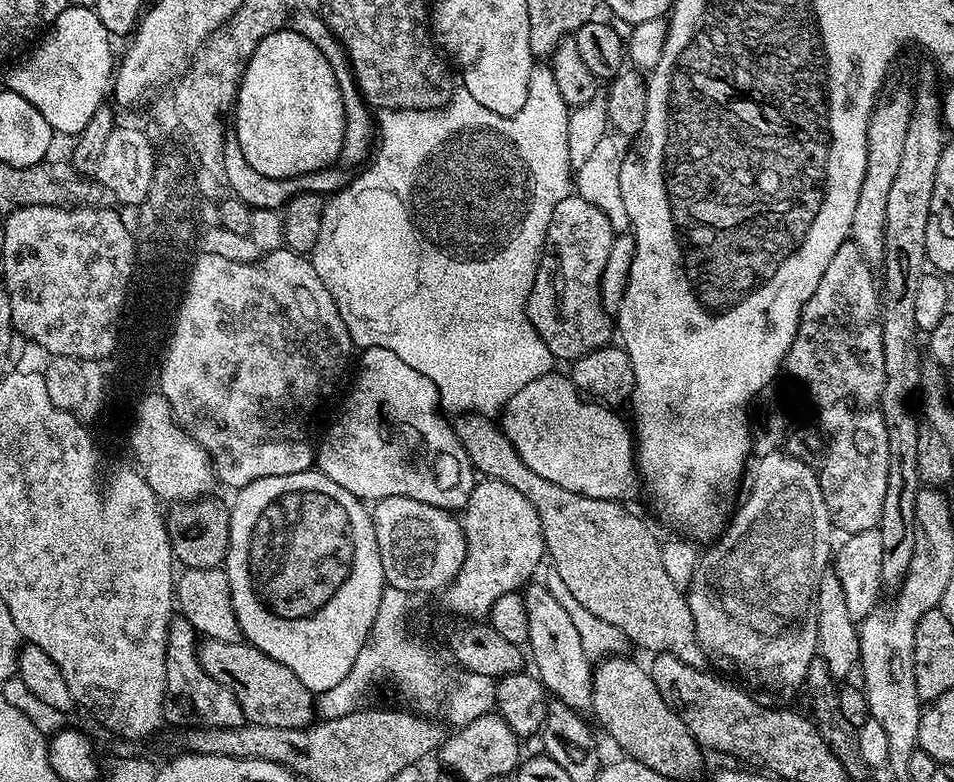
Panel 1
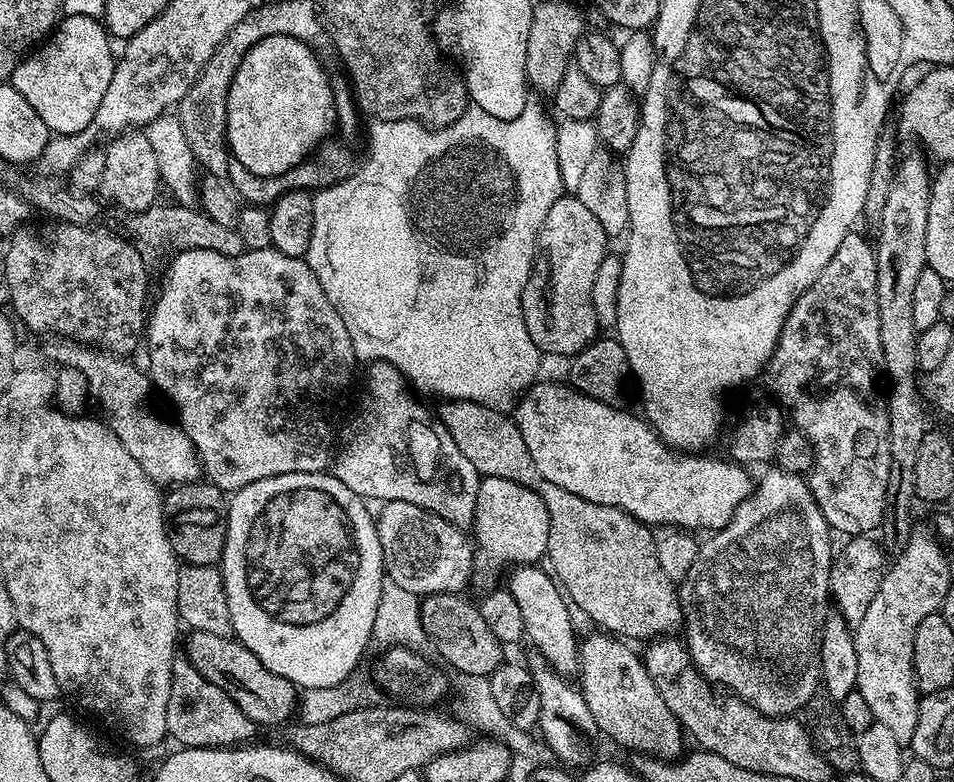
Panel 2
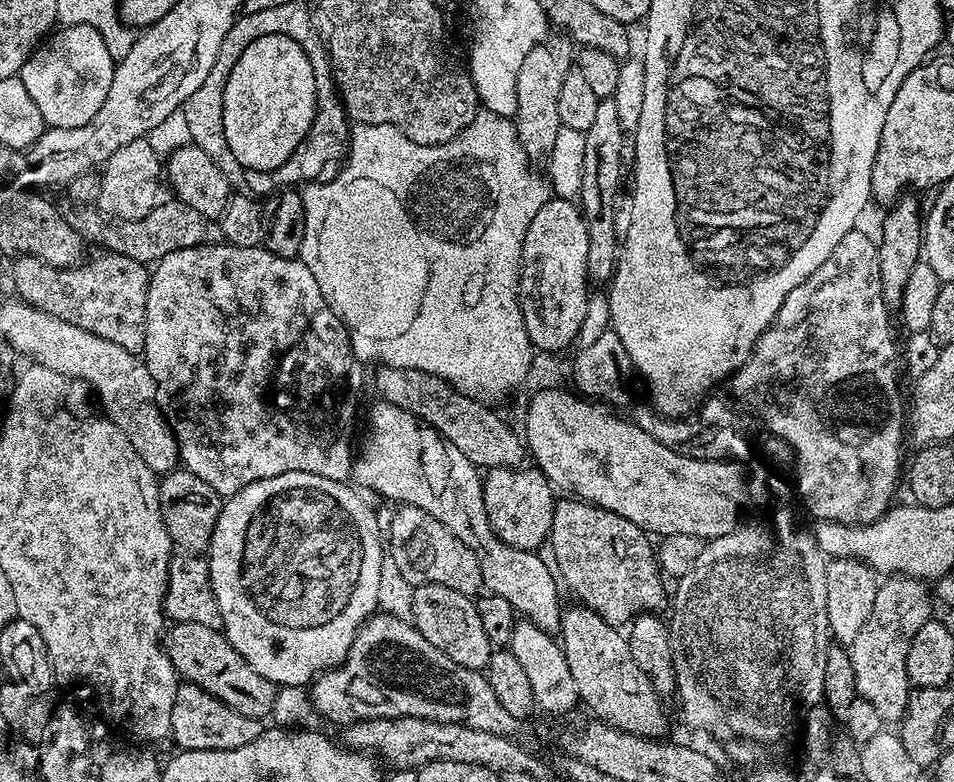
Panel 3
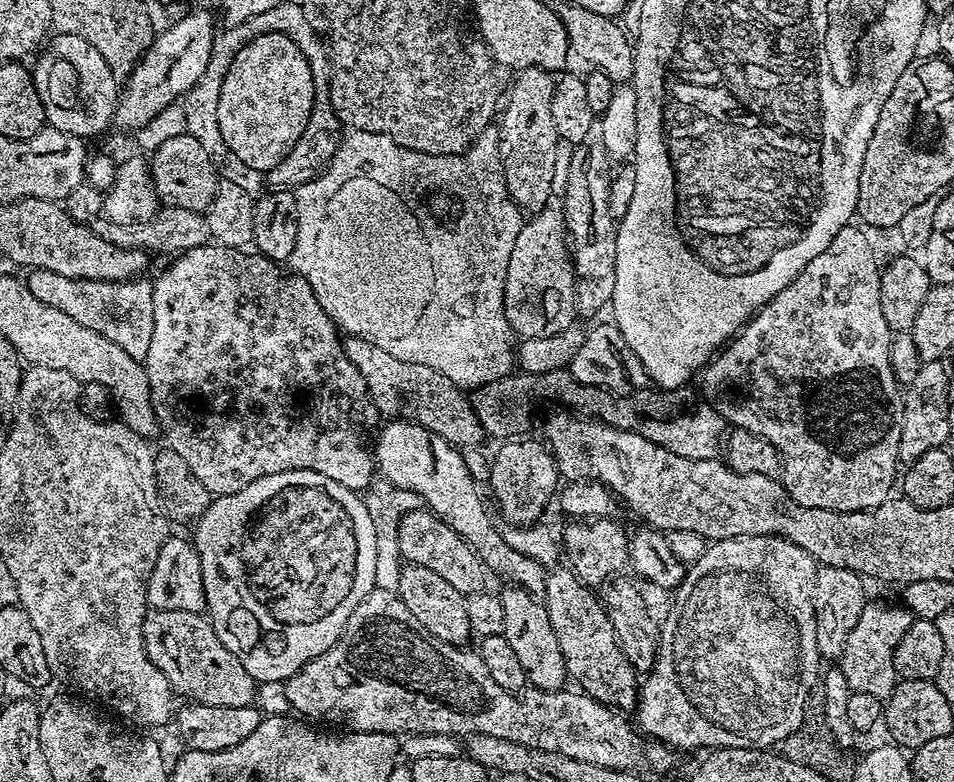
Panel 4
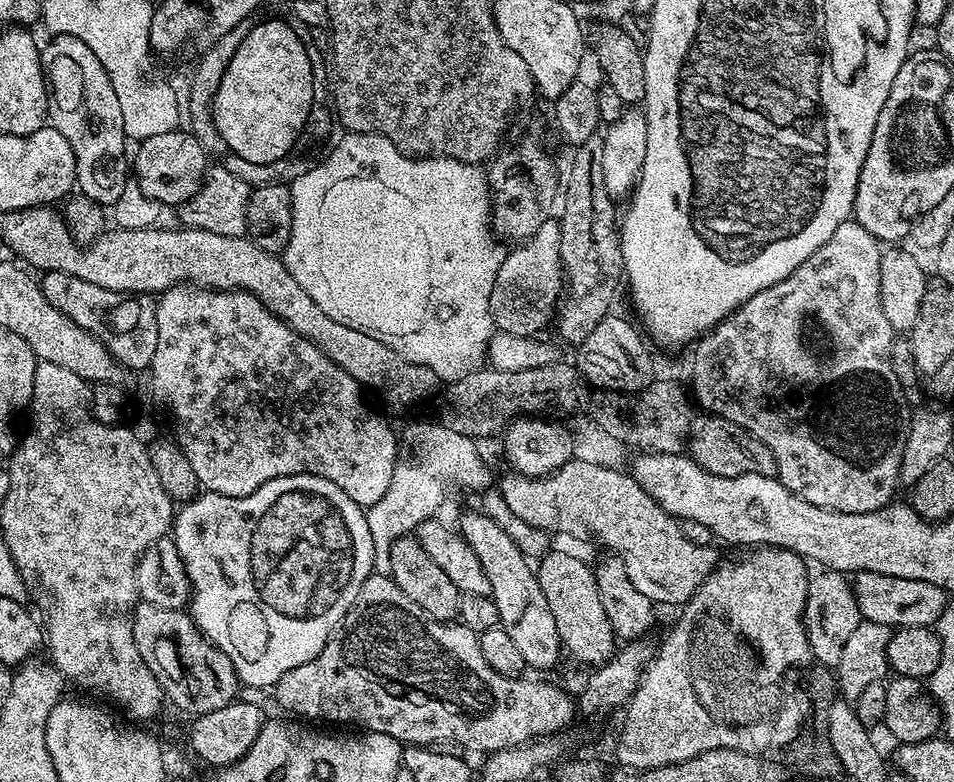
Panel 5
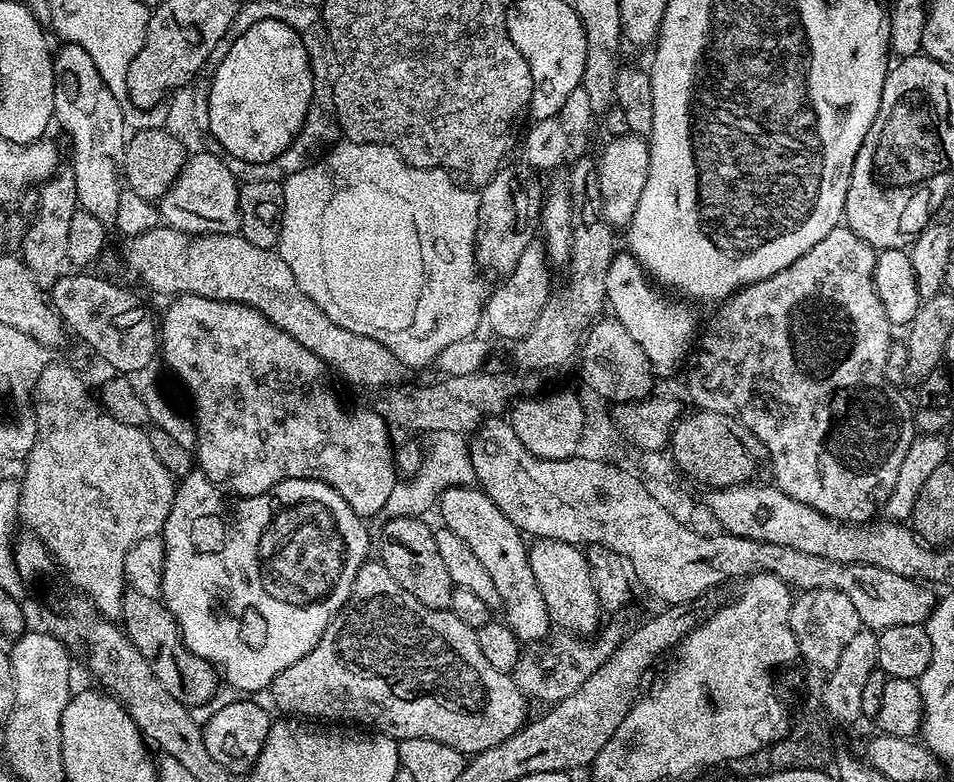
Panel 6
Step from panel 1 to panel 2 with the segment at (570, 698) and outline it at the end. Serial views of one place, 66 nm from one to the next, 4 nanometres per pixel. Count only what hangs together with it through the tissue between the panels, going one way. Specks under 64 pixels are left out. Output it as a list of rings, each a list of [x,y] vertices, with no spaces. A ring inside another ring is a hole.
[[[536,564],[513,567],[507,573],[509,576],[506,587],[510,594],[514,594],[514,602],[518,602],[527,643],[530,642],[536,647],[533,649],[546,658],[546,662],[552,665],[555,672],[571,677],[580,663],[578,635],[576,636],[576,628],[572,625],[573,609],[560,585],[541,568]]]

